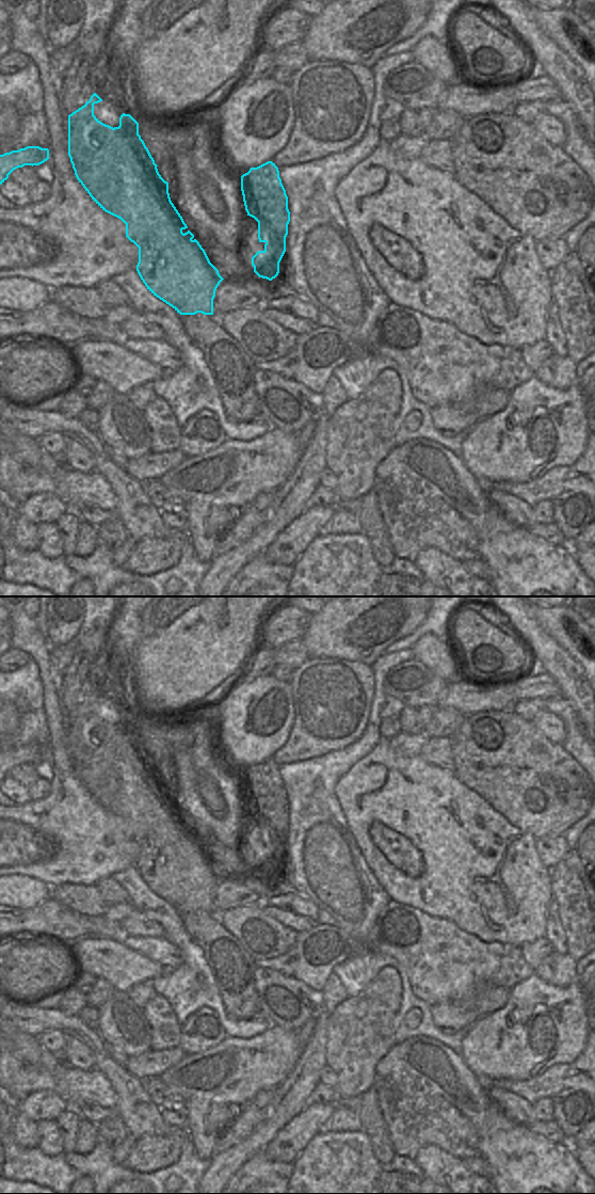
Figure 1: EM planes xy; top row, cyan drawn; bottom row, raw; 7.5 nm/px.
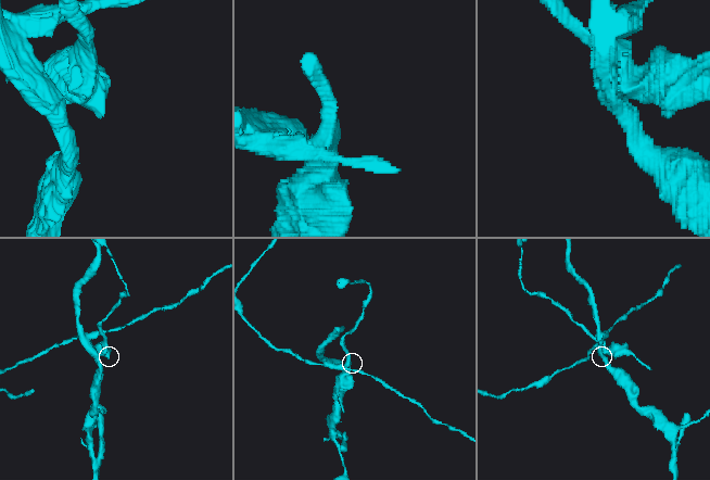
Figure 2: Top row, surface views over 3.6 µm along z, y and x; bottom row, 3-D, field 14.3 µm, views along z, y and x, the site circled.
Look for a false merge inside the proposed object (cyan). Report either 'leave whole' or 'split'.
split

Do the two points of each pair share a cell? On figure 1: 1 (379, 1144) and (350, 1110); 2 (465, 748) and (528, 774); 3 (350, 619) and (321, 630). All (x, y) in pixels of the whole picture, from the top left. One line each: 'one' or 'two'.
1: two
2: one
3: one

